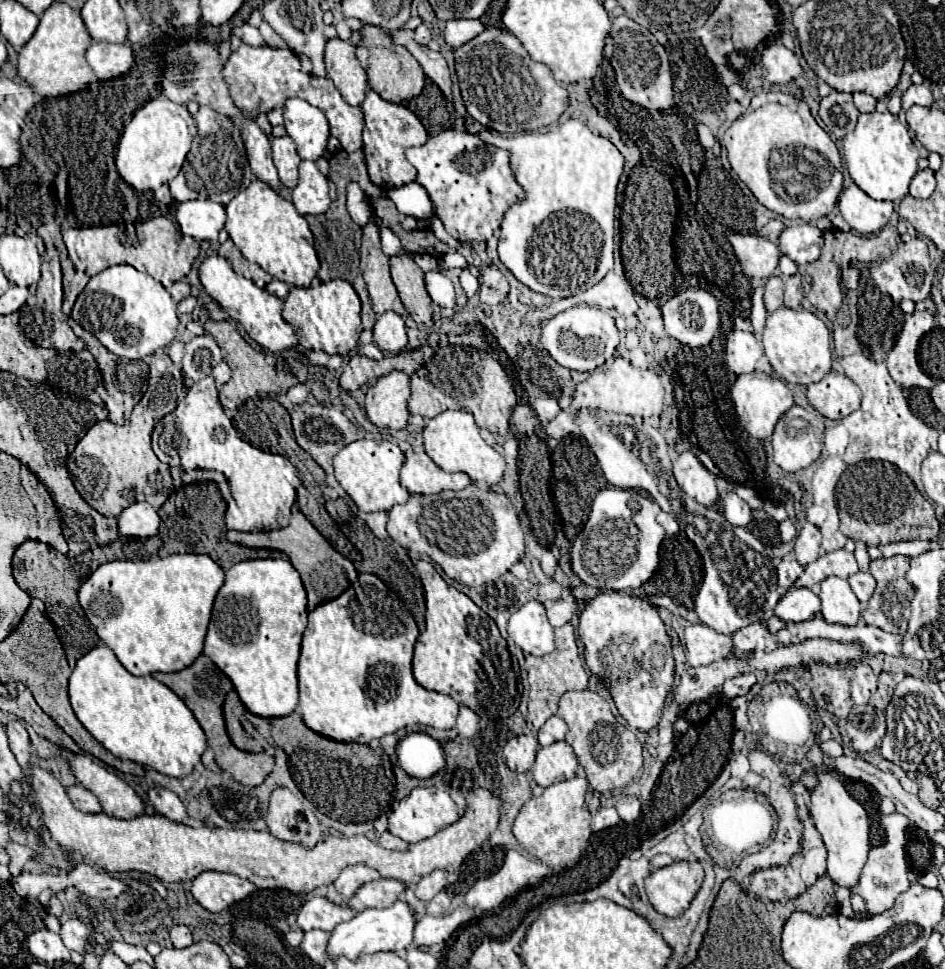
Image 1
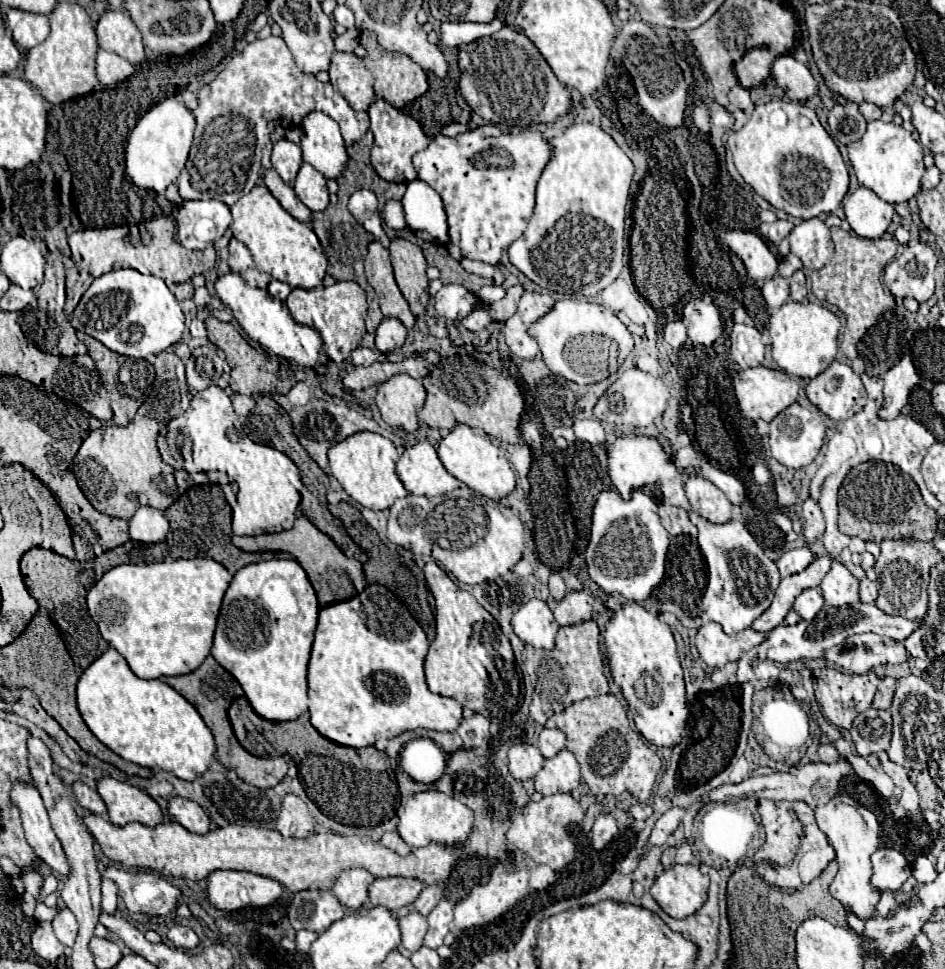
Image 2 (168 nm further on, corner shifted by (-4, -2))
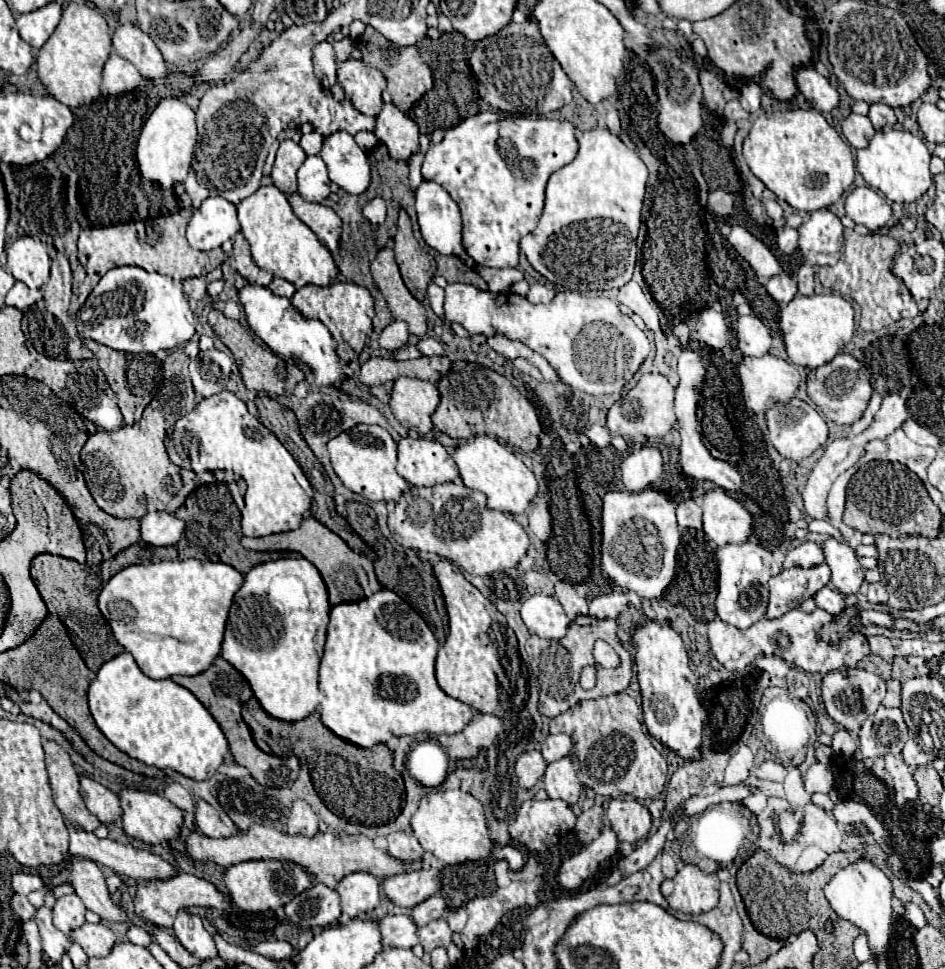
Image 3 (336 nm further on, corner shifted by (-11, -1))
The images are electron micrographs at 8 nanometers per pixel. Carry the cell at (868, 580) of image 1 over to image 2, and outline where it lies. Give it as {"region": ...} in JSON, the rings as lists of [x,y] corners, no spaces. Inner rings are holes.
{"region":[[[862,579],[862,581],[860,581],[860,601],[864,601],[864,603],[874,603],[876,597],[878,597],[876,583],[872,583],[870,579]]]}

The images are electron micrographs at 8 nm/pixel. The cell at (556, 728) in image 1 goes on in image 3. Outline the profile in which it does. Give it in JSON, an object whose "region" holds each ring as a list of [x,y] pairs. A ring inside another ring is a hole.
{"region":[[[555,734],[555,736],[549,736],[545,740],[541,752],[543,752],[543,758],[547,762],[555,762],[555,760],[567,756],[571,752],[571,748],[573,748],[573,742],[567,734]]]}

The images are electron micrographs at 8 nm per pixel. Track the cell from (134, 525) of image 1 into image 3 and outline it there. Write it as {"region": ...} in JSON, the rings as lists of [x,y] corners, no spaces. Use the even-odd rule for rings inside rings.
{"region":[[[147,512],[141,518],[141,538],[151,546],[171,546],[177,544],[183,534],[185,524],[169,512]]]}

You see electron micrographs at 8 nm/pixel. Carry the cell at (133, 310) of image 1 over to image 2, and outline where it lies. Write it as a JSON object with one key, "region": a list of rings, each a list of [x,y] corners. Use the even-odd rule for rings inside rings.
{"region":[[[114,269],[94,279],[82,295],[72,313],[72,327],[100,339],[110,351],[138,359],[162,353],[178,343],[184,333],[184,313],[162,279],[142,275],[136,269]]]}

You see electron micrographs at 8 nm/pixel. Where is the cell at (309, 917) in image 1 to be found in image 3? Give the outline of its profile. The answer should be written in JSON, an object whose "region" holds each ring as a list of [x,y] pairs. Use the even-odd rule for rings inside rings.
{"region":[[[317,882],[309,890],[295,896],[289,904],[285,904],[285,914],[301,928],[327,928],[331,924],[337,924],[341,916],[339,894],[337,890],[331,890],[325,884]]]}

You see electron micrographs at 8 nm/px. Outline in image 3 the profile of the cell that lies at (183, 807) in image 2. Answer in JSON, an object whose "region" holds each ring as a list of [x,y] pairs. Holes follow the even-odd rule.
{"region":[[[197,800],[195,802],[195,826],[199,832],[203,832],[209,838],[227,838],[231,834],[239,834],[239,830],[233,824],[225,824],[217,810],[207,804],[205,800]]]}

